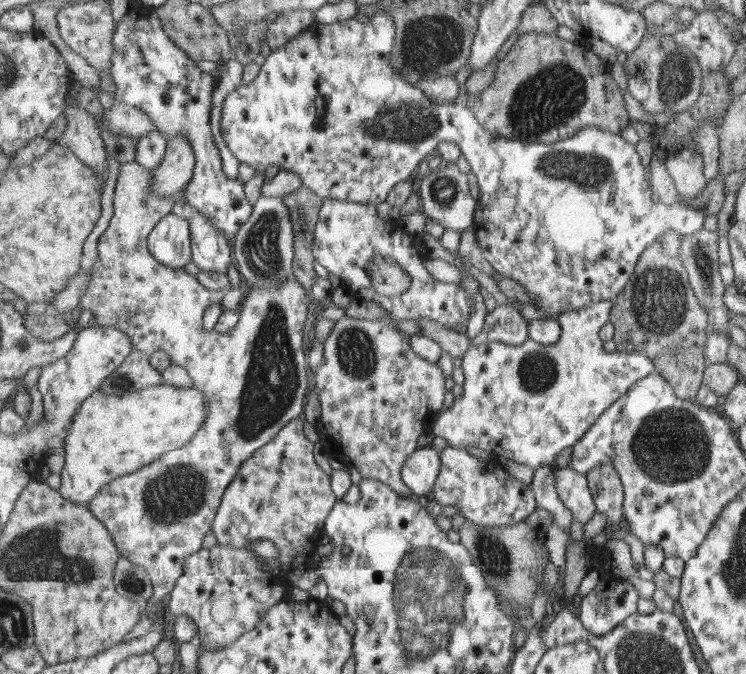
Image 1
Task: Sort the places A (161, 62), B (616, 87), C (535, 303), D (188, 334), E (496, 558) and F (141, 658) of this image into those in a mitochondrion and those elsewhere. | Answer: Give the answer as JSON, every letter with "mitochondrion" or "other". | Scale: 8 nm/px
{"A":"mitochondrion","B":"other","C":"other","D":"other","E":"mitochondrion","F":"other"}

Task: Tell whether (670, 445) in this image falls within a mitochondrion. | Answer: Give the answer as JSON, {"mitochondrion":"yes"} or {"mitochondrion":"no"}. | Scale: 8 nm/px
{"mitochondrion":"yes"}

